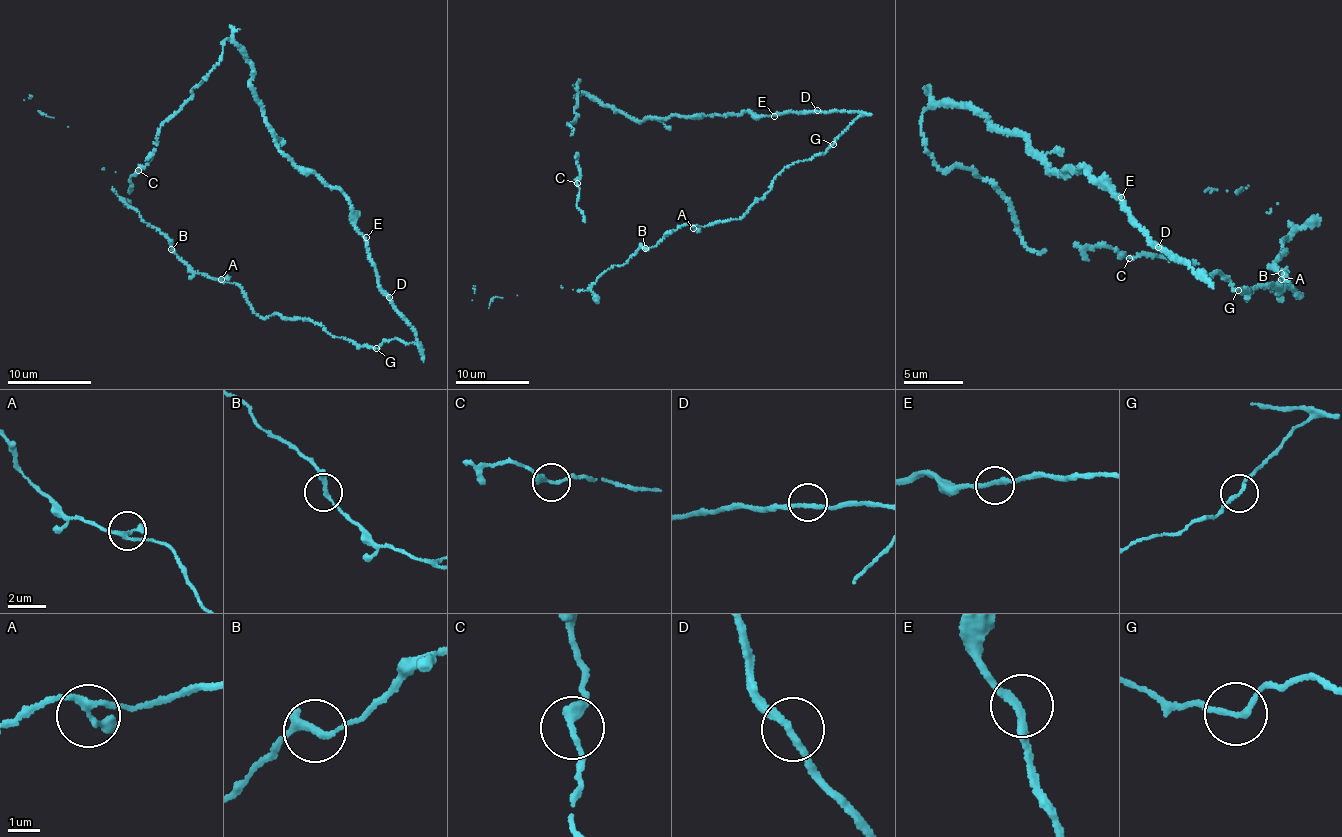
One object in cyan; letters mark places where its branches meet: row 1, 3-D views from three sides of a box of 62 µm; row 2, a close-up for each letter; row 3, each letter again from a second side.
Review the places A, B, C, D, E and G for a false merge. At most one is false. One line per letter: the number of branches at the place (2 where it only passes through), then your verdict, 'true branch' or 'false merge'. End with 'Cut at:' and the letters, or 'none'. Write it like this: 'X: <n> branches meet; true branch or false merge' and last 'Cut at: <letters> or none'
A: 2 branches meet; true branch
B: 2 branches meet; true branch
C: 2 branches meet; true branch
D: 2 branches meet; true branch
E: 2 branches meet; true branch
G: 2 branches meet; true branch
Cut at: none

